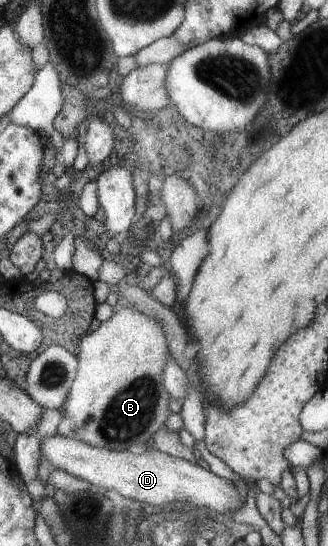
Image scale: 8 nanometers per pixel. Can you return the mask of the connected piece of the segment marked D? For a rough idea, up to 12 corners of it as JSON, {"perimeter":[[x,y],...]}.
{"perimeter":[[56,434],[52,467],[122,497],[232,515],[233,481],[154,449]]}

